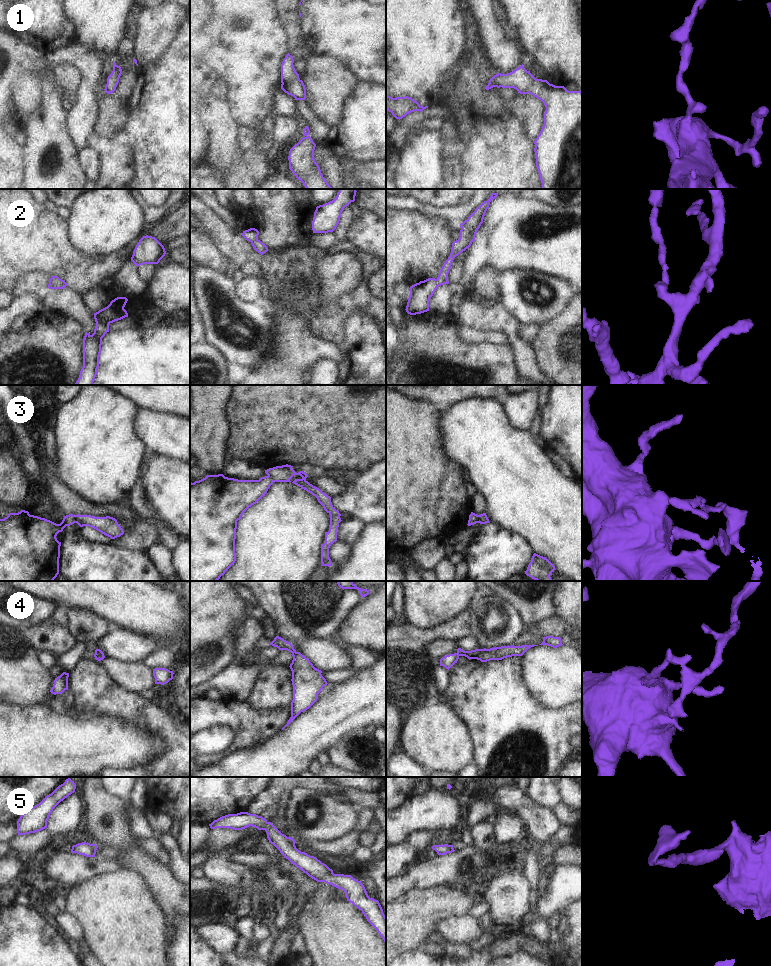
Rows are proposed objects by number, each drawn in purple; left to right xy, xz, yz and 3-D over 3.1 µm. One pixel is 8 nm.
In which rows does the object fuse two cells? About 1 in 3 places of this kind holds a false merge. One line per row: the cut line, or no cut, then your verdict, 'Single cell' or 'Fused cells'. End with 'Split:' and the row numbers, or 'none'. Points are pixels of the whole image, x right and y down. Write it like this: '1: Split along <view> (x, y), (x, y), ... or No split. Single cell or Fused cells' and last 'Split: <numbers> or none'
1: No split. Single cell
2: No split. Single cell
3: Split along xy (75, 515), (76, 522). Fused cells
4: Split along xz (295, 651), (292, 654). Fused cells
5: No split. Single cell
Split: 3, 4

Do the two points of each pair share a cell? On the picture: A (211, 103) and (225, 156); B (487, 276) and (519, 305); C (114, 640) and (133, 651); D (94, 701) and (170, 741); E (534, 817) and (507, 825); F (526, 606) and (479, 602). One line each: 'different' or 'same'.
A: same
B: different
C: same
D: same
E: different
F: different

